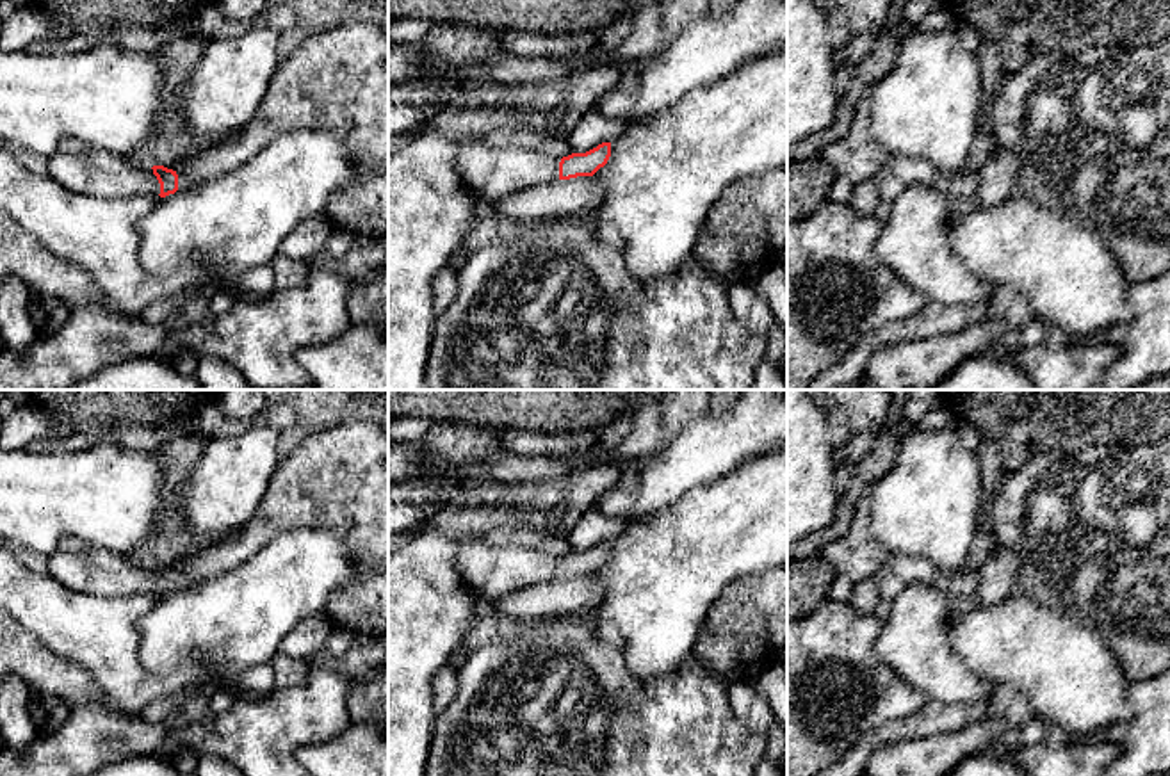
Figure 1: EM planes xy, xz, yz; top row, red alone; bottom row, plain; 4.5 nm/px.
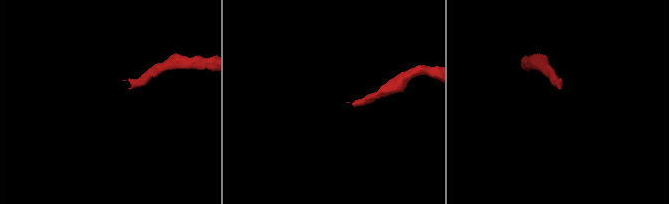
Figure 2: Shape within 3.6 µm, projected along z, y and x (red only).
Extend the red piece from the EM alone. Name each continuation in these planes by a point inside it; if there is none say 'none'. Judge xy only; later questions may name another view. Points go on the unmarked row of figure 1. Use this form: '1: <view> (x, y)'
1: xy (97, 572)

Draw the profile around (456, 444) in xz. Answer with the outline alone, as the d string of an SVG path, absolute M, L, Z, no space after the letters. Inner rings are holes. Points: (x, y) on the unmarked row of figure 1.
M435 422L424 440L424 454L452 466L488 461L506 454L500 431L470 424Z

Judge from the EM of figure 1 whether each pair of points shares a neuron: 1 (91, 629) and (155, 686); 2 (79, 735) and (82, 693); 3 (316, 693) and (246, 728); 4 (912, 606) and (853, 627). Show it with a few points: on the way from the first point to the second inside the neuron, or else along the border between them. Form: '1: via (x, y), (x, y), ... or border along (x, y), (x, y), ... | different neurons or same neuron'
1: via (107, 645), (139, 677) | same neuron
2: border along (113, 707), (79, 705), (72, 709) | different neurons
3: via (298, 711), (271, 728), (264, 728) | same neuron
4: border along (882, 625), (875, 652), (889, 666) | different neurons

